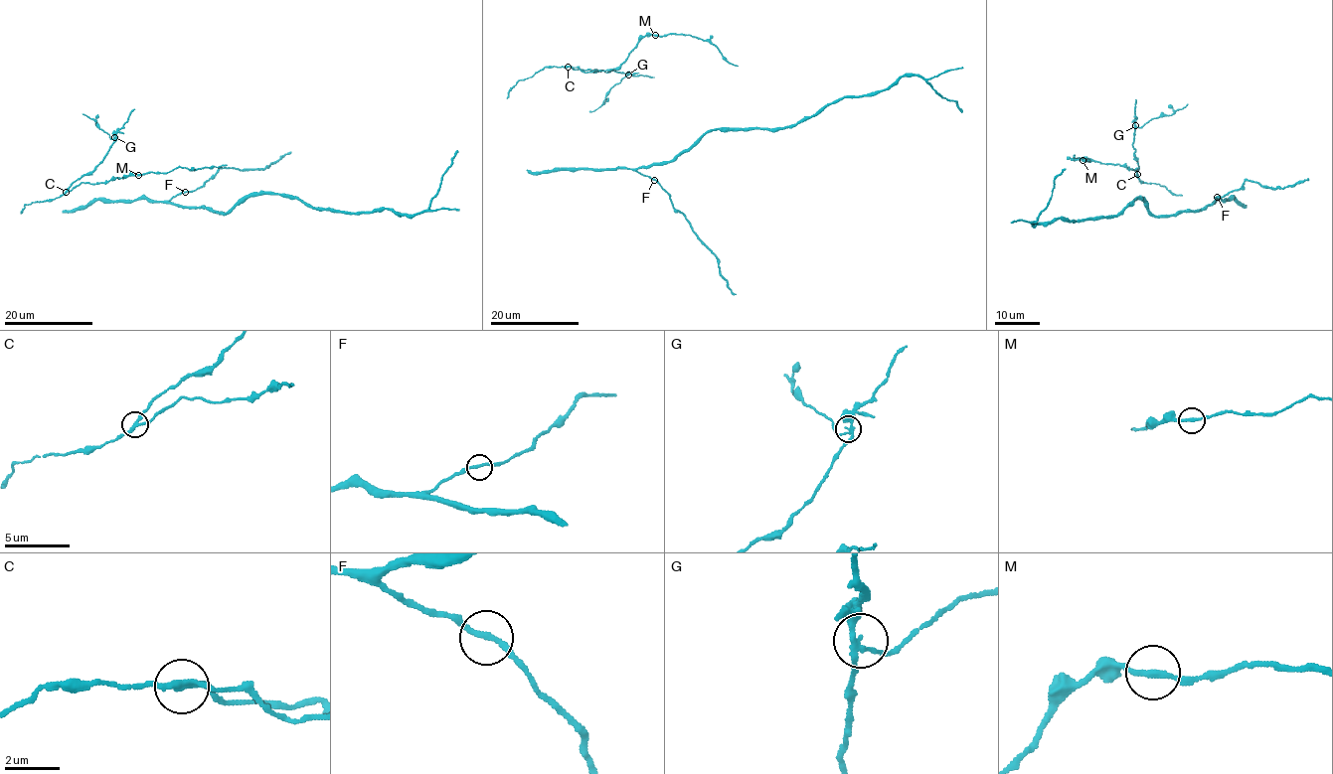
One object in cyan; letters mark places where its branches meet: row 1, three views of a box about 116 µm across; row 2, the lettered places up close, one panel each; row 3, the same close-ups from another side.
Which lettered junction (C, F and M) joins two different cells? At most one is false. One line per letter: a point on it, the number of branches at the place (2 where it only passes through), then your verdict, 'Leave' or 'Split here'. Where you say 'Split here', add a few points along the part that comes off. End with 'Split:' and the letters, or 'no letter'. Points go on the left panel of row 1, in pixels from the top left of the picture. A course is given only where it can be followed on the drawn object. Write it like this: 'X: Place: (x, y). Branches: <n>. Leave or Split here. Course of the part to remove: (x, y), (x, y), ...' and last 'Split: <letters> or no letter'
C: Place: (66, 192). Branches: 3. Split here. Course of the part to remove: (66, 191), (87, 175), (104, 157), (114, 141), (93, 119), (83, 114)
F: Place: (185, 192). Branches: 2. Leave
M: Place: (138, 175). Branches: 2. Leave
Split: C

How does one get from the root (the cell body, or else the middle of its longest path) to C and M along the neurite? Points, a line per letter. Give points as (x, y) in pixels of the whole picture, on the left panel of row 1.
C: (226, 166), (191, 169), (177, 167), (166, 173), (129, 174), (101, 183), (82, 182), (66, 191)
M: (226, 166), (191, 169), (177, 167), (166, 173), (138, 175)

